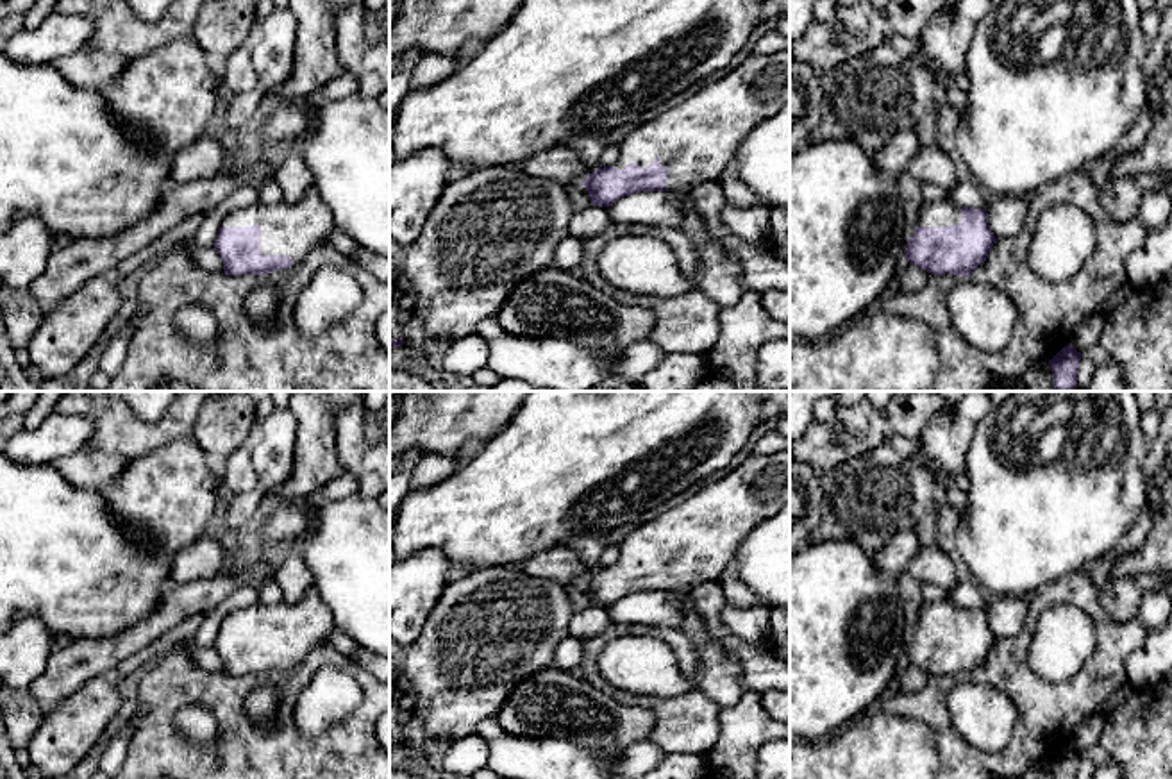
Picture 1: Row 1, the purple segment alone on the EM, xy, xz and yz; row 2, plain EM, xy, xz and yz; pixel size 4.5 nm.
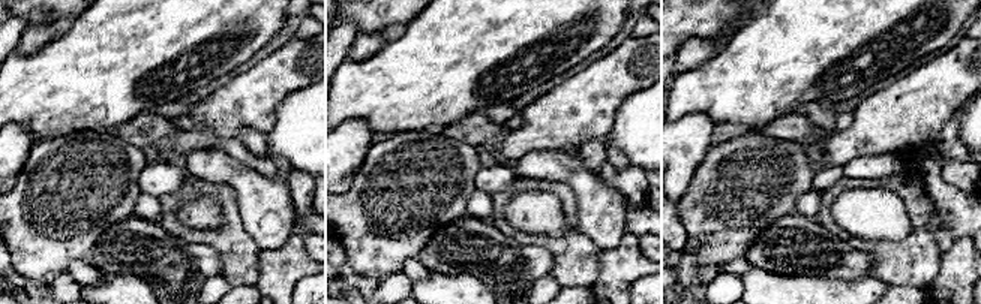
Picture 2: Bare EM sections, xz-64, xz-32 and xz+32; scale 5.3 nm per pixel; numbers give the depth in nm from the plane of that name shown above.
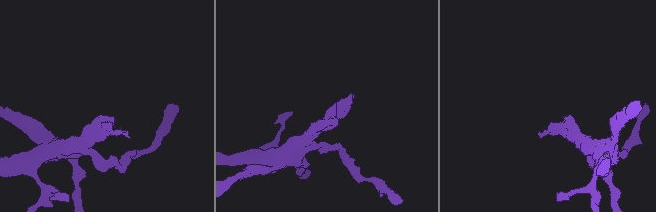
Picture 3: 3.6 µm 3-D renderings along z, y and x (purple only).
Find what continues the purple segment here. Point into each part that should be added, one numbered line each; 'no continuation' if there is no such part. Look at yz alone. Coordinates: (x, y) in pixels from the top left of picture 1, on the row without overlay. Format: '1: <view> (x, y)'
1: yz (944, 613)

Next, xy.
1: xy (288, 629)

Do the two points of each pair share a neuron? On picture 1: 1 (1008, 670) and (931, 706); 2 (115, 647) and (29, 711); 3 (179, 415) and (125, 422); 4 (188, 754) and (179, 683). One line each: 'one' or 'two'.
1: one
2: two
3: one
4: one

